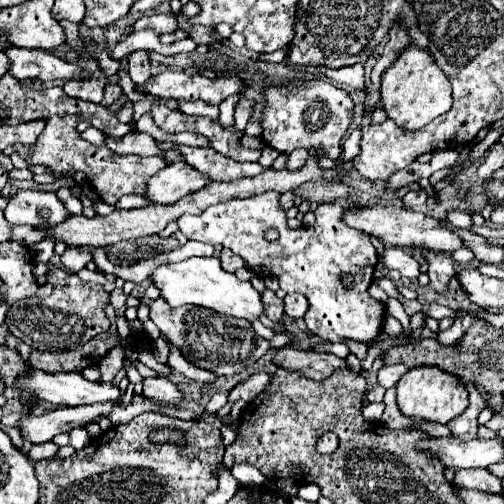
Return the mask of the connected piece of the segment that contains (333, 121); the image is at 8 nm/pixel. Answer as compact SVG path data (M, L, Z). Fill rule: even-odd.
M301 79L287 85L263 87L261 99L265 103L261 115L261 137L269 147L279 153L291 153L295 149L321 149L325 157L337 161L341 155L341 139L353 121L353 99L347 91L321 79Z

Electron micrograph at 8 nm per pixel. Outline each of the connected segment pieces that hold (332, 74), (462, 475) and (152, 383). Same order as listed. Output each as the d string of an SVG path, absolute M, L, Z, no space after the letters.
M353 65L353 67L341 67L341 69L321 69L323 75L327 75L331 81L345 83L353 89L363 87L363 65Z
M455 469L455 485L465 489L477 489L485 493L503 493L501 479L489 469Z
M147 377L143 379L143 395L147 399L157 399L165 403L179 403L183 393L163 377Z

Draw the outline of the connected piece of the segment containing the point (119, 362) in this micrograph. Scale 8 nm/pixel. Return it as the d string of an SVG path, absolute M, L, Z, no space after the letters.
M116 346L108 351L104 358L101 359L102 361L98 363L101 373L100 382L105 383L113 381L114 377L123 366L123 355L125 358L126 353L124 349L120 346Z

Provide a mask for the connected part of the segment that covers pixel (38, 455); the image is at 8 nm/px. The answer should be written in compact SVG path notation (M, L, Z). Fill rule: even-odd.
M47 441L47 443L33 445L33 447L29 449L29 455L31 455L35 461L39 461L39 459L51 459L51 457L55 457L57 451L59 451L59 447L57 447L53 441Z

